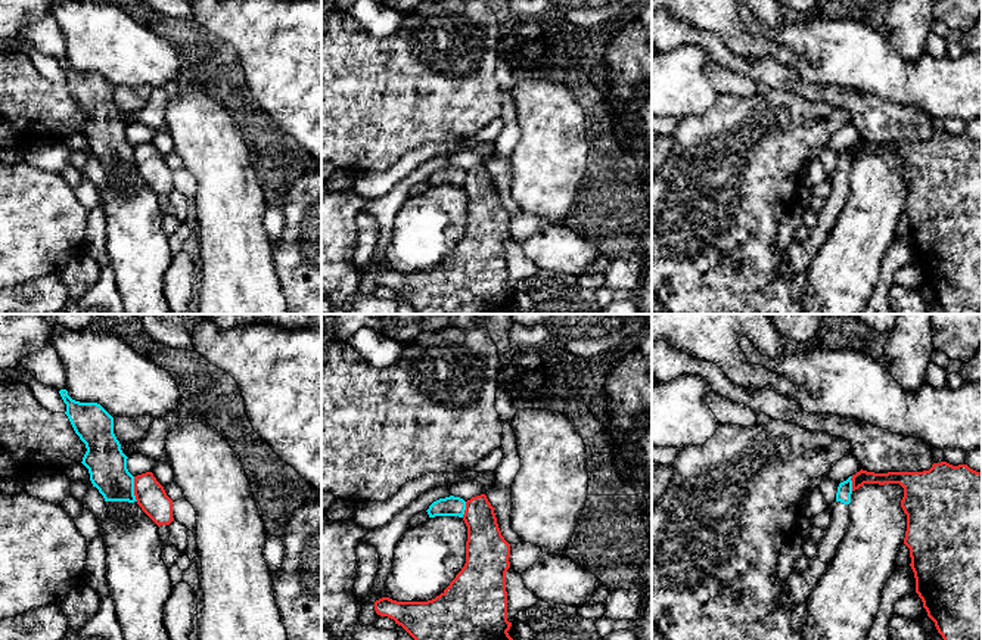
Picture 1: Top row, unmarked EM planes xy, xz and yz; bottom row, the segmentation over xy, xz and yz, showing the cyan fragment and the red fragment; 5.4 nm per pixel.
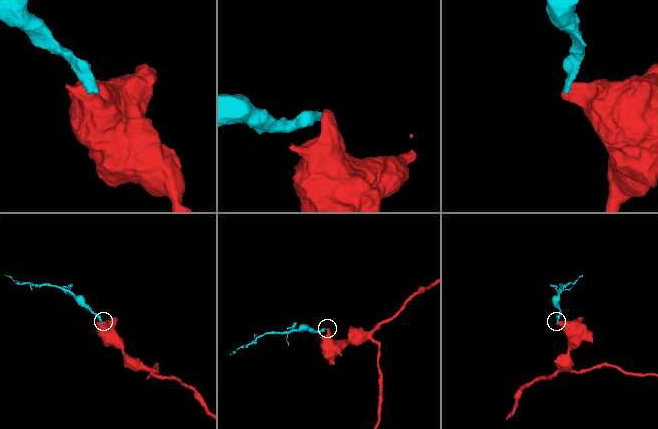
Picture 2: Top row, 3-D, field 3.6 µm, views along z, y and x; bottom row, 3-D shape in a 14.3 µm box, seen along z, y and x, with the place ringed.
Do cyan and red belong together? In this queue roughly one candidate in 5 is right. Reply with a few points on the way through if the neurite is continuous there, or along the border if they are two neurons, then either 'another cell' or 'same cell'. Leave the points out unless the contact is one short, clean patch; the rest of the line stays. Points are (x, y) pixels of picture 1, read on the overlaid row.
along xy (133, 477), (133, 494), (137, 500) | another cell

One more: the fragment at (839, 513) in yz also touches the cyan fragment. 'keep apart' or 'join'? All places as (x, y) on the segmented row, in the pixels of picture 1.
join

